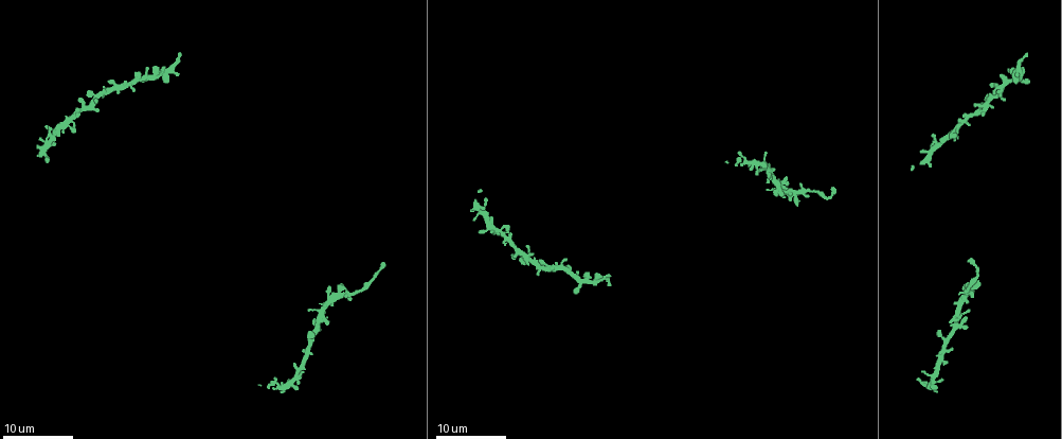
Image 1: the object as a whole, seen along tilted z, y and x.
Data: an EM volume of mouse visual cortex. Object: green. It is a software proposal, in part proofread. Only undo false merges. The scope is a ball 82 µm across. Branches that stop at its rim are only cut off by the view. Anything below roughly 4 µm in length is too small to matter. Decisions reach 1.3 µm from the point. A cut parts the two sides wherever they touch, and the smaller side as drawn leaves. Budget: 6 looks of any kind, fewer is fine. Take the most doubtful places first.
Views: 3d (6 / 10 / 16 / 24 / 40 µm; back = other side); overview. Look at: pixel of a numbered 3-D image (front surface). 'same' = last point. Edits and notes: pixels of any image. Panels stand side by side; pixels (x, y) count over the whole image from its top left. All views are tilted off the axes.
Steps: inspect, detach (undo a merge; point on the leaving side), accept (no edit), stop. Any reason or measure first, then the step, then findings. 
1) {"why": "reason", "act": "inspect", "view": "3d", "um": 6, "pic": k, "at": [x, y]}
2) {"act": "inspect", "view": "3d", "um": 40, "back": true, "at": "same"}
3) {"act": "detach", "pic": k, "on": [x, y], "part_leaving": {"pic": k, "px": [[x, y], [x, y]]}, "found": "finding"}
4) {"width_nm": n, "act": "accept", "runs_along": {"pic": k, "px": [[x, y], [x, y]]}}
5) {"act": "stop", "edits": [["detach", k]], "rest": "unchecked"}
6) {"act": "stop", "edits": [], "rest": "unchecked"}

{"why": "three arms meet", "act": "inspect", "view": "3d", "um": 16, "pic": 1, "at": [335, 298]}

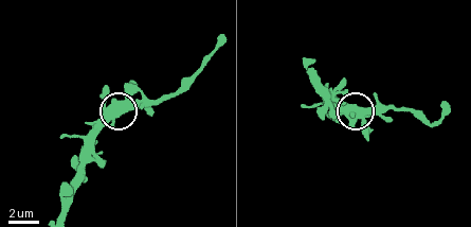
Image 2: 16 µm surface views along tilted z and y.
{"why": "zoom in", "act": "inspect", "view": "3d", "um": 6, "pic": 2, "at": [117, 114]}

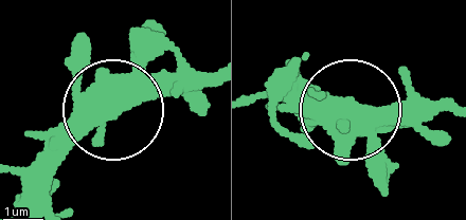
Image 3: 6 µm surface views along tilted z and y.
{"side_arm_um": 10, "act": "accept", "found": "continuous, no second neuron"}

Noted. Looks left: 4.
{"why": "four or more arms meet", "act": "inspect", "view": "3d", "um": 24, "pic": 1, "at": [561, 270]}

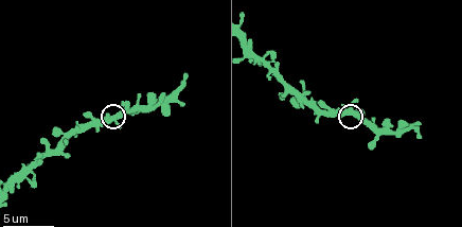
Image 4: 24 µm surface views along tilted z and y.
{"act": "inspect", "view": "3d", "um": 6, "pic": 4, "at": [349, 112]}

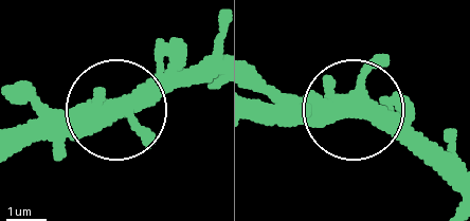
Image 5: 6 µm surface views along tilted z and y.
{"side_arm_um": 69, "arms": 4, "act": "accept", "found": "continuous, no second neuron"}

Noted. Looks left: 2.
{"why": "thick turns thin", "act": "inspect", "view": "3d", "um": 6, "pic": 4, "at": [255, 57]}

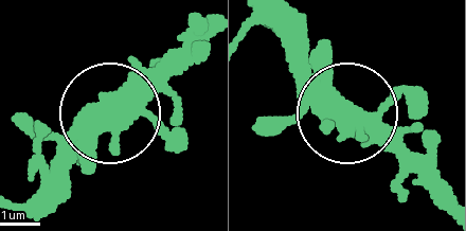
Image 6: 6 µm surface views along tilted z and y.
{"arms": 5, "act": "accept", "runs_along": {"pic": 6, "px": [[433, 195], [372, 142], [296, 20]]}, "found": "continuous, no second neuron"}

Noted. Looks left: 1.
{"act": "stop", "edits": [], "rest": "unchecked"}

